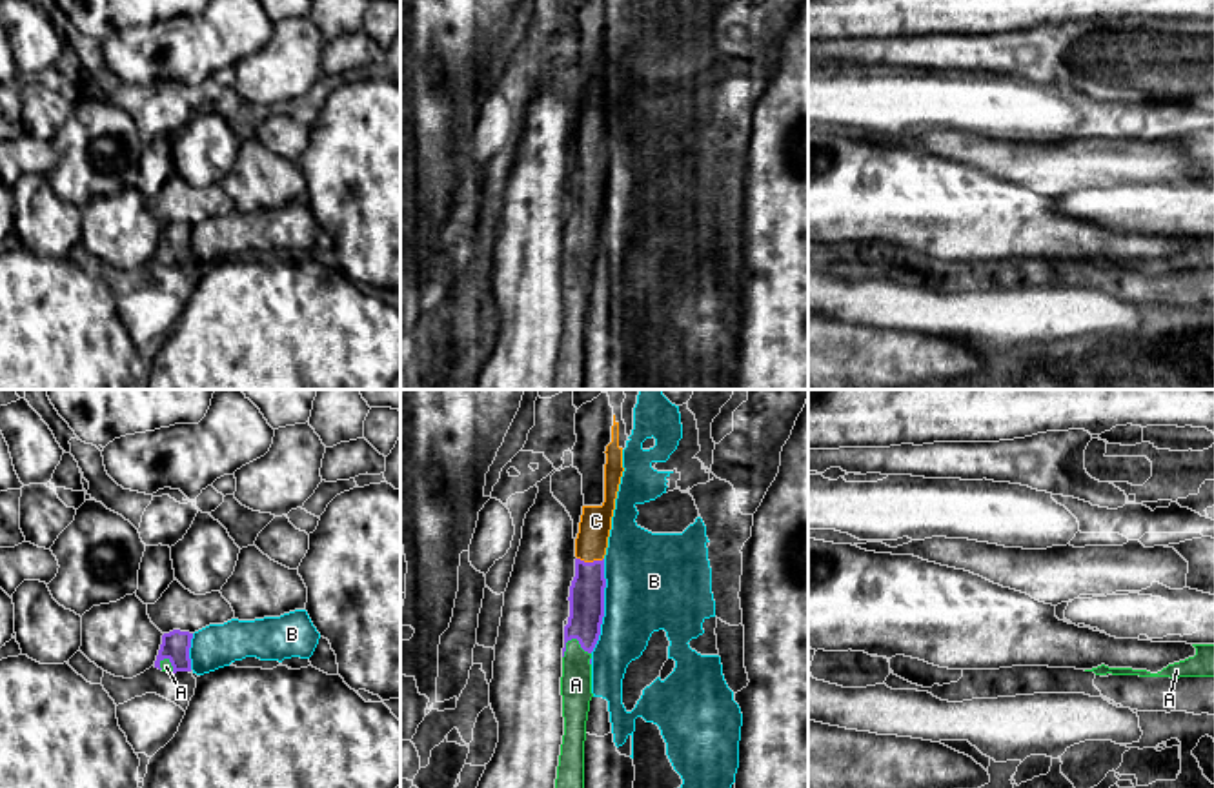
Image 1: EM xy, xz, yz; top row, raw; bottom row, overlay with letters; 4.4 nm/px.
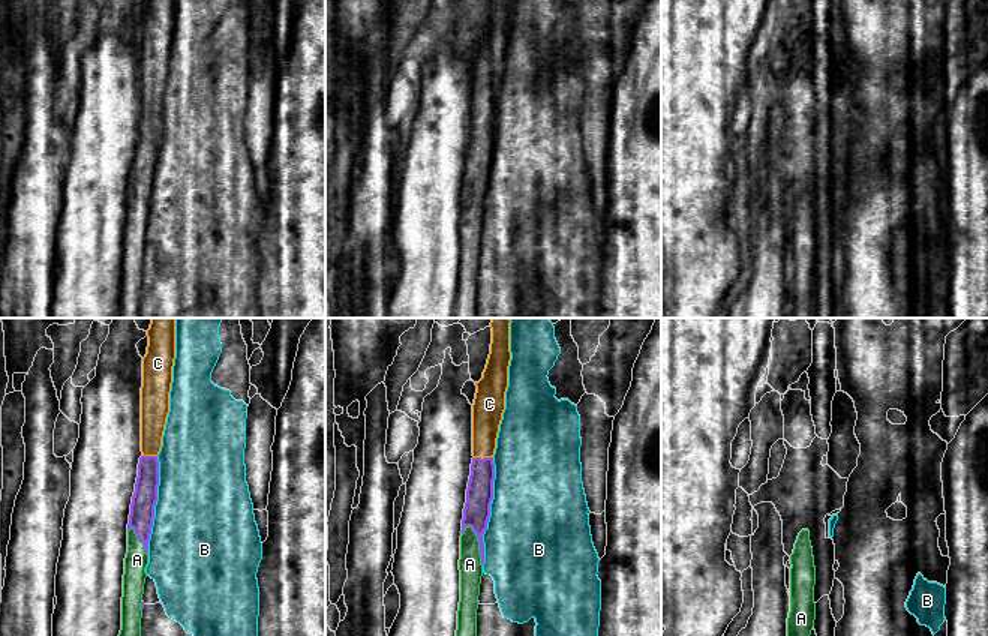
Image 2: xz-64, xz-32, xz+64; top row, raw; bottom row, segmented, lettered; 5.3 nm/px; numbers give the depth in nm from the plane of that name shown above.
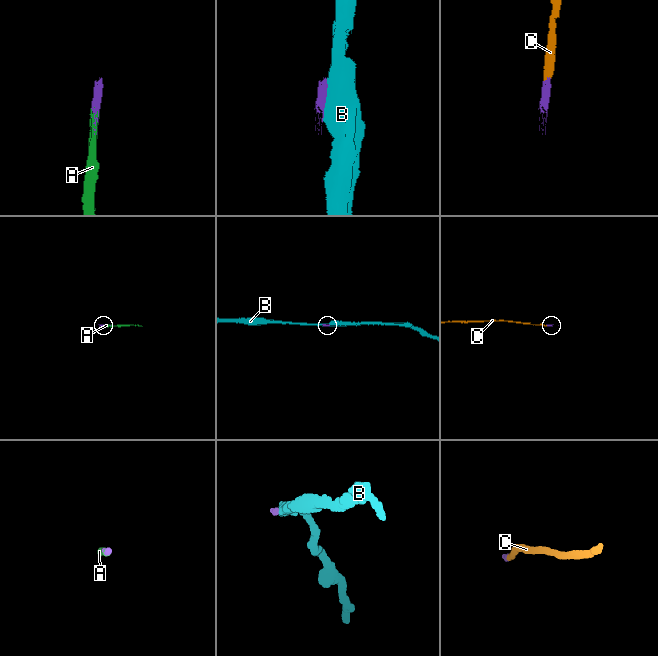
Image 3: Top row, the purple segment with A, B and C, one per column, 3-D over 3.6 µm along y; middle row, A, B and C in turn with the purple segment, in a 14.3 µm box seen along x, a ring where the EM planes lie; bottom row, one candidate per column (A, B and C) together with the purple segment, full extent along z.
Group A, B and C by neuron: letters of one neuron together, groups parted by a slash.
A C / B

